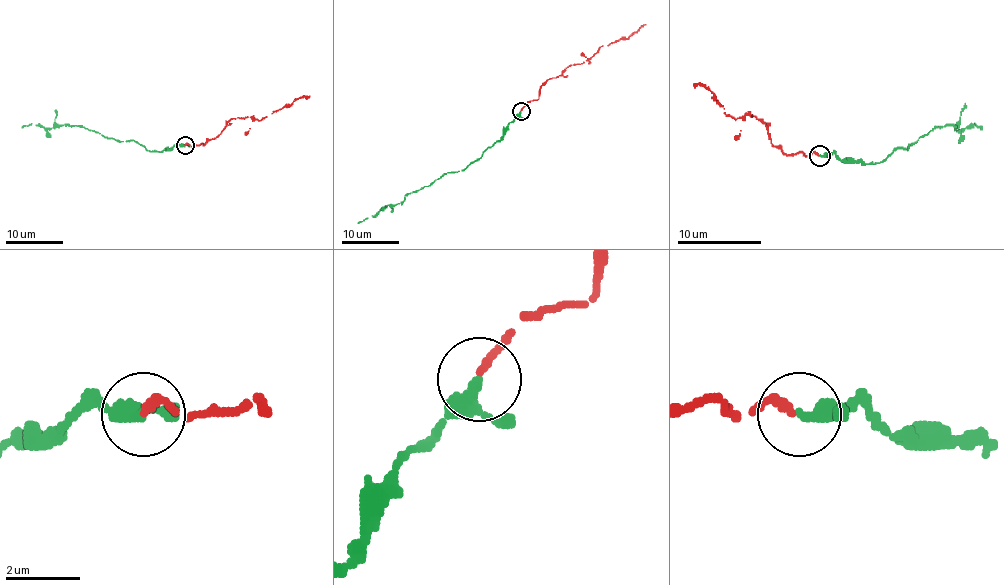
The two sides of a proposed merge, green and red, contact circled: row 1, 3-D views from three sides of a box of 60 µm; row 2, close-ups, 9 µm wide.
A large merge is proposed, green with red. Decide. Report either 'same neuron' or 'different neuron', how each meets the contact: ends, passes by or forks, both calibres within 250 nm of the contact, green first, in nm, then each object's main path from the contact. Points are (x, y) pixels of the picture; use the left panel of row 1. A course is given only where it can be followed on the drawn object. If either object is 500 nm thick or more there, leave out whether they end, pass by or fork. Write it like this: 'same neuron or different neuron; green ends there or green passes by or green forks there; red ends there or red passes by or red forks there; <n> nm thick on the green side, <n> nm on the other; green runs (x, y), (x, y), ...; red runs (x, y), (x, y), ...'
same neuron; green passes by; red ends there; 260 nm thick on the green side, 260 nm on the other; green runs (185, 146), (175, 144), (171, 149), (150, 152), (133, 140), (107, 139), (81, 126), (31, 124), (21, 127); red runs (185, 146), (204, 144), (231, 118), (264, 118), (275, 110), (310, 95)

